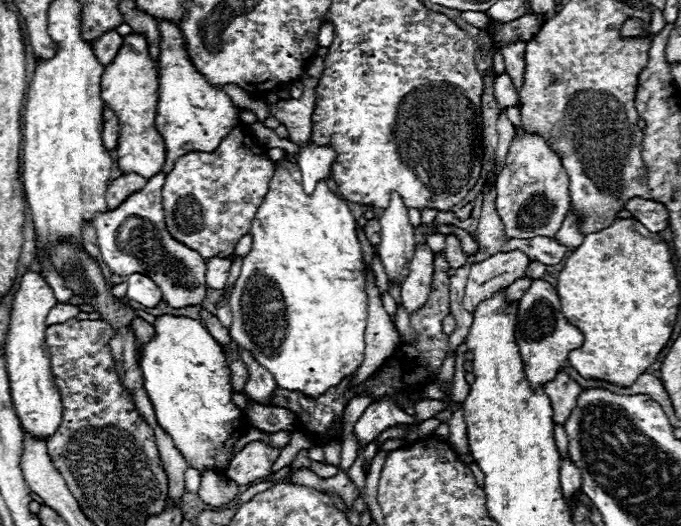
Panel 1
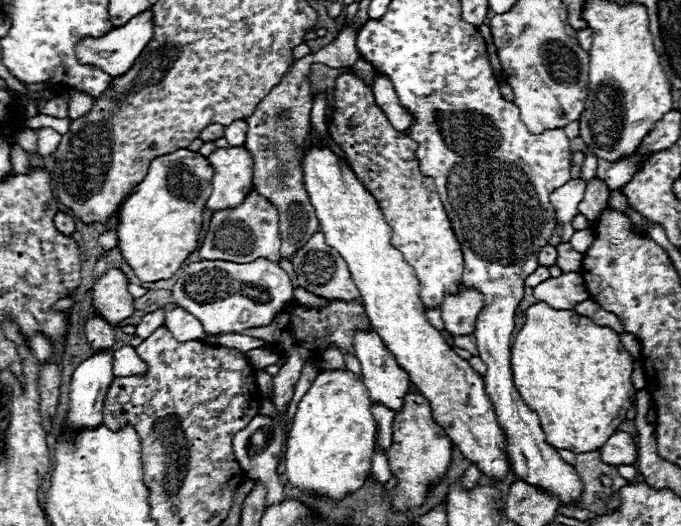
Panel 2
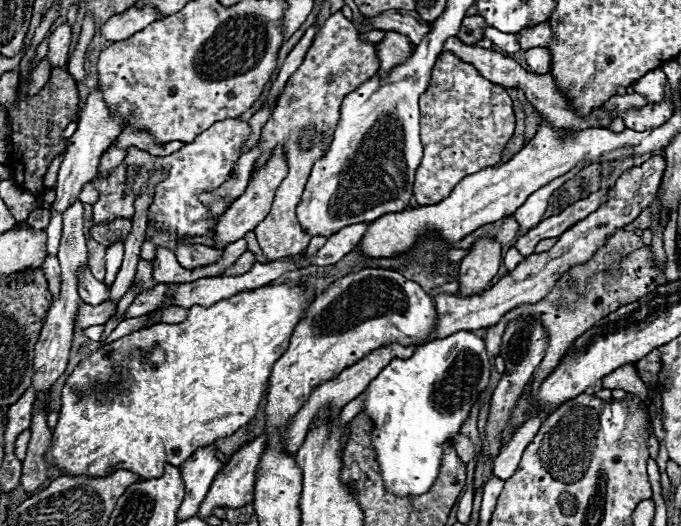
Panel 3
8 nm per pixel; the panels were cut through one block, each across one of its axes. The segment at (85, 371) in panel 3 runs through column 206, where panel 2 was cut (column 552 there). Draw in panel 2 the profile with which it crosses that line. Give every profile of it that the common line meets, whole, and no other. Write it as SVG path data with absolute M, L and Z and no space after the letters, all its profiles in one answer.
M536 302L526 310L526 322L512 342L512 376L524 404L540 416L546 440L554 448L574 454L604 446L616 432L636 396L632 372L634 358L624 350L618 332L608 326L598 326L592 318L580 316L576 310L556 310L546 302Z

